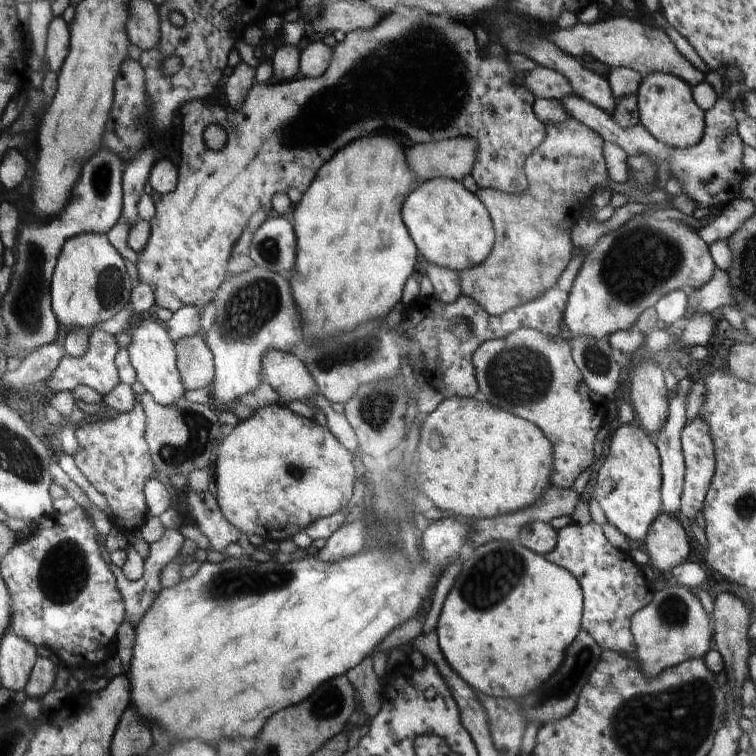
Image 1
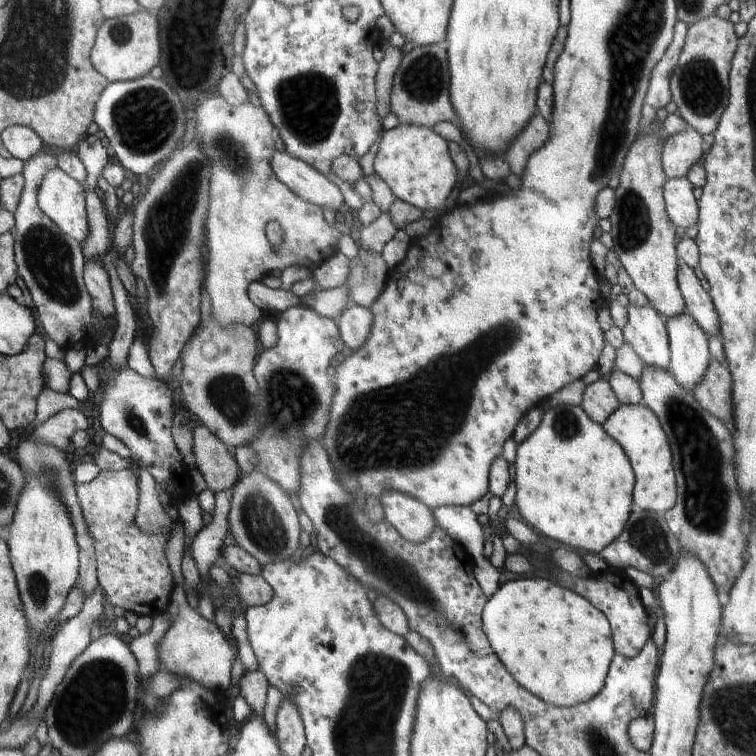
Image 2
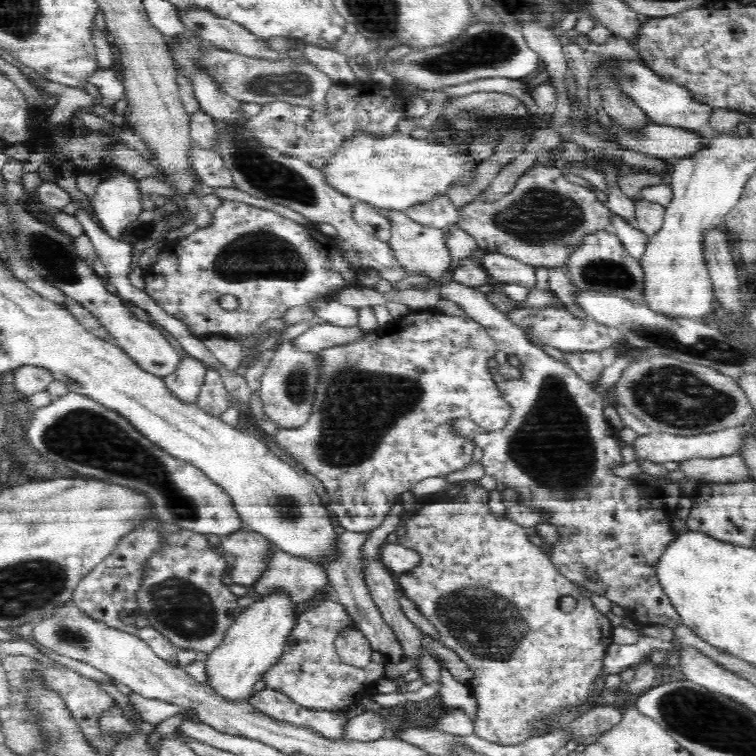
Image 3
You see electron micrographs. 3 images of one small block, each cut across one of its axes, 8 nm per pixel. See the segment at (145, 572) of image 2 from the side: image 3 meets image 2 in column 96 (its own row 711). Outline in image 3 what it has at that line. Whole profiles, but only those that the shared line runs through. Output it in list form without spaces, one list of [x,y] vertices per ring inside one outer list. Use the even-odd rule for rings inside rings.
[[[472,483],[461,488],[458,496],[449,502],[431,502],[419,506],[418,514],[408,519],[404,524],[406,533],[399,538],[398,542],[402,543],[406,548],[410,548],[418,552],[422,557],[422,562],[416,566],[414,570],[400,574],[398,584],[402,588],[403,594],[408,597],[417,607],[418,611],[426,616],[428,621],[434,625],[436,631],[442,638],[444,646],[452,649],[456,654],[462,657],[462,660],[474,670],[477,676],[477,685],[472,687],[474,695],[478,699],[478,720],[473,724],[475,726],[475,735],[478,738],[487,740],[494,744],[512,744],[514,742],[522,742],[536,736],[536,733],[528,733],[526,731],[526,718],[532,716],[540,716],[540,712],[556,711],[561,707],[574,707],[582,703],[586,698],[594,697],[603,693],[603,689],[598,684],[590,684],[592,678],[600,672],[602,666],[602,658],[604,650],[613,643],[613,626],[605,615],[600,613],[589,599],[587,594],[583,594],[582,590],[566,581],[555,569],[550,561],[544,547],[539,547],[530,543],[527,539],[529,530],[522,528],[517,523],[509,521],[505,518],[494,517],[488,507],[488,491],[479,485]],[[571,596],[578,601],[576,608],[571,612],[563,612],[560,608],[560,598]]]

